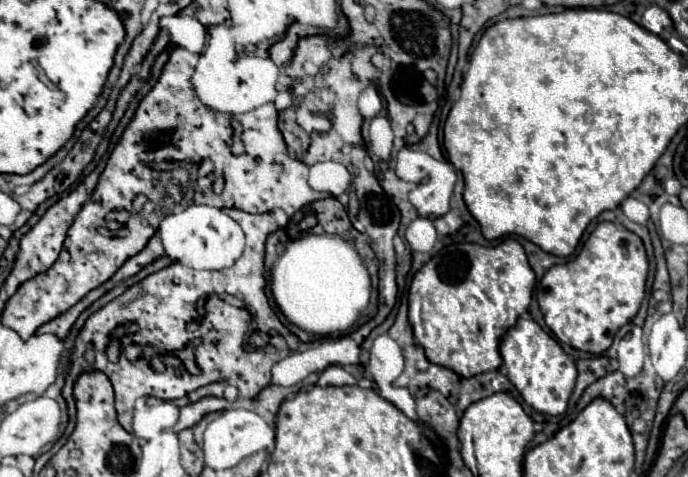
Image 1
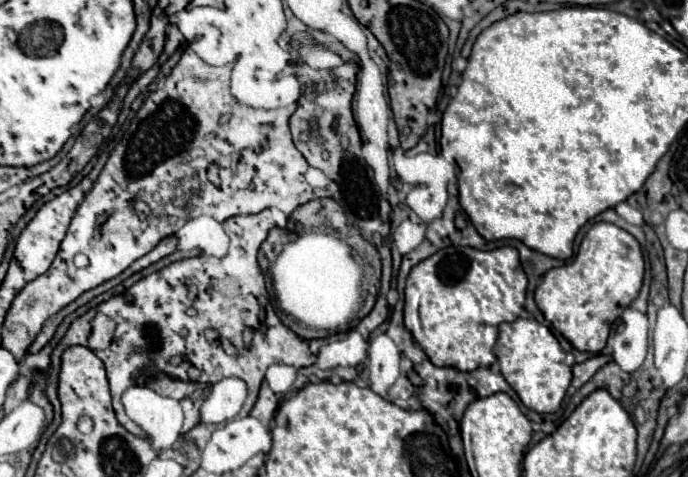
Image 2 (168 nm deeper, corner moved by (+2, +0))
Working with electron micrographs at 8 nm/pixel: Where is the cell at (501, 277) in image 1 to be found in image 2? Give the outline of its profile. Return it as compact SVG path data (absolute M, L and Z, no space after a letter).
M446 247L412 267L404 290L404 326L426 351L436 367L454 367L458 371L474 371L496 363L494 343L498 339L498 325L516 321L524 311L526 273L518 259L516 247L498 247L492 251L478 251L472 247Z

